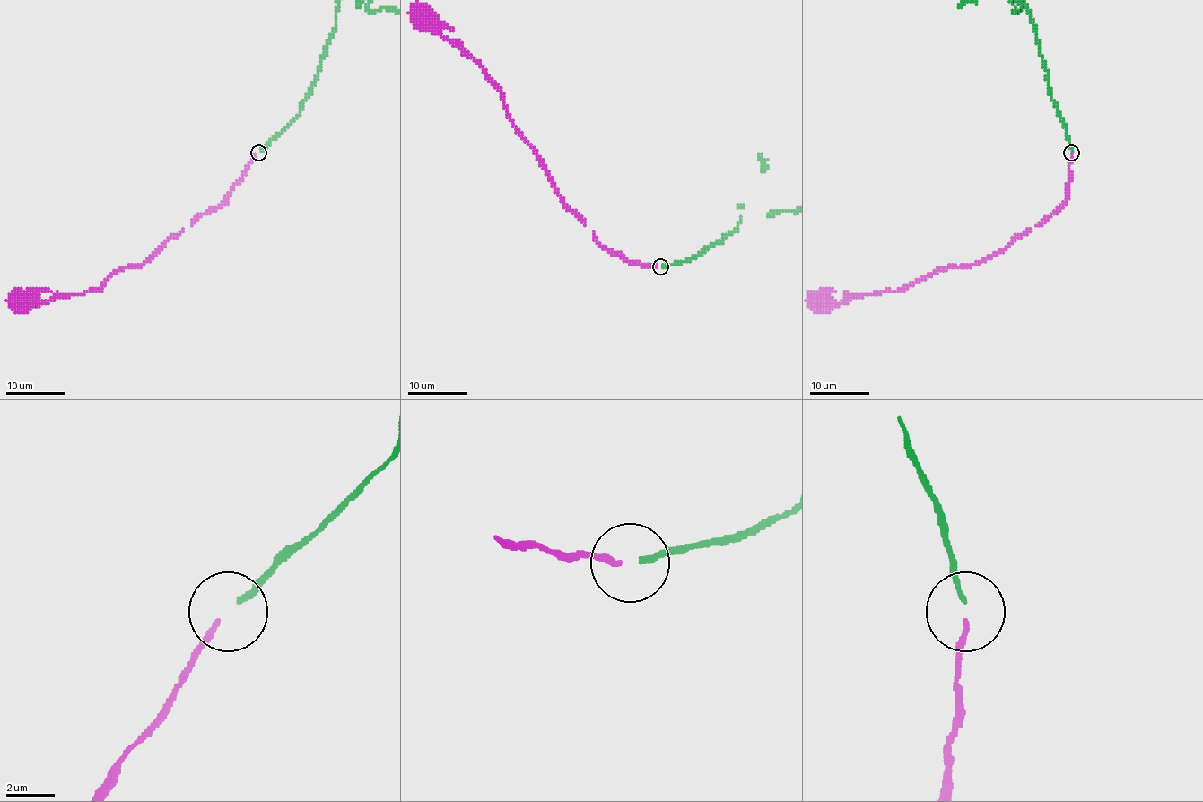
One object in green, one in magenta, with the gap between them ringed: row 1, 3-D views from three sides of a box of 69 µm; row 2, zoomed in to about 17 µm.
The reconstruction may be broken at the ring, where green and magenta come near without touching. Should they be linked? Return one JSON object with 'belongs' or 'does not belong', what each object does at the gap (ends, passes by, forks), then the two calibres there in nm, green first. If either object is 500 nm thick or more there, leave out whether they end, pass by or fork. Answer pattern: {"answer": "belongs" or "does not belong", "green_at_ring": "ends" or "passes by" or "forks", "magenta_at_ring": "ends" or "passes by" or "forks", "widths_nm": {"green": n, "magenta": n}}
{"answer": "belongs", "green_at_ring": "ends", "magenta_at_ring": "ends", "widths_nm": {"green": 200, "magenta": 200}}

